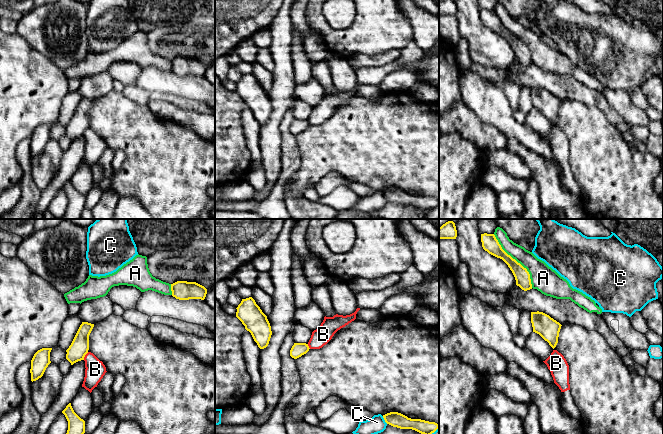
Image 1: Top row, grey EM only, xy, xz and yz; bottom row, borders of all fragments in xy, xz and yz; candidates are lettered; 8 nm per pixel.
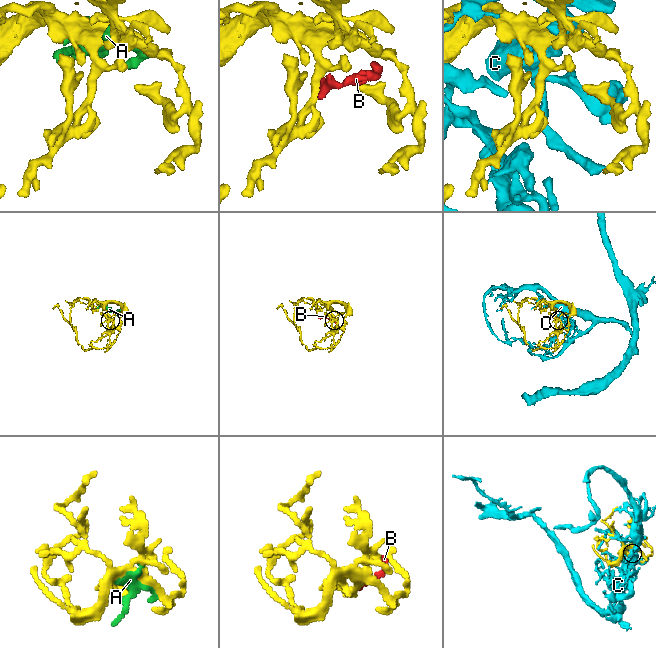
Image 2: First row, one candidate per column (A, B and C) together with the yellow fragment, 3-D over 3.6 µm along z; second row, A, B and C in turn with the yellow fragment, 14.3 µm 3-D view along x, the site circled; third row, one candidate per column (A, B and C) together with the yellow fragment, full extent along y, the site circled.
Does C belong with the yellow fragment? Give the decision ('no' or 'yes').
no

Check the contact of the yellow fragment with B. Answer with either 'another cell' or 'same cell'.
same cell

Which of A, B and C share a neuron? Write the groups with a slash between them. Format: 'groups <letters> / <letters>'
groups A / B / C

